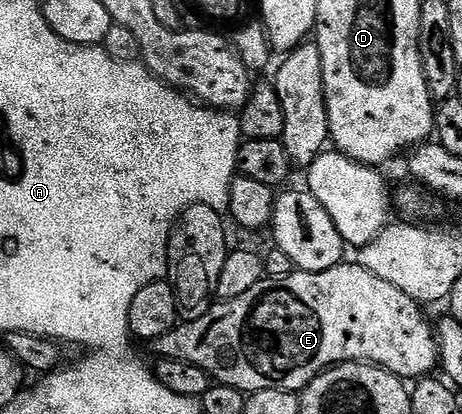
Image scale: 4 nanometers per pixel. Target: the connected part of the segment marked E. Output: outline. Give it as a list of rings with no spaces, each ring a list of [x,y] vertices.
[[[342,262],[336,264],[334,268],[328,268],[322,272],[302,272],[300,270],[289,270],[282,276],[273,279],[262,278],[255,286],[251,286],[251,290],[247,290],[247,294],[239,294],[239,298],[231,298],[230,300],[222,300],[214,303],[207,310],[207,314],[203,314],[203,318],[198,320],[190,320],[188,322],[178,322],[167,334],[163,334],[155,341],[155,348],[161,351],[160,355],[167,360],[182,360],[183,362],[191,362],[195,366],[199,366],[218,384],[226,384],[232,388],[238,388],[243,393],[258,392],[259,390],[283,390],[284,392],[302,393],[315,377],[325,371],[326,368],[332,368],[334,364],[344,364],[346,362],[368,362],[387,369],[391,374],[402,378],[425,378],[430,375],[429,372],[439,364],[439,349],[435,337],[434,329],[425,322],[422,305],[412,300],[407,294],[403,294],[403,290],[399,290],[399,286],[391,286],[391,282],[383,282],[383,278],[379,278],[375,274],[371,274],[371,270],[363,270],[363,266],[359,266],[355,262]]]

